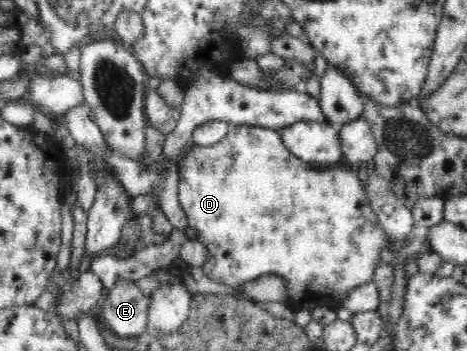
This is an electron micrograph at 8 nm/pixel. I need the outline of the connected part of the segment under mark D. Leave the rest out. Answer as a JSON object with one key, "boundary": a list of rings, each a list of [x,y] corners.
{"boundary":[[[248,125],[230,126],[223,141],[211,147],[194,146],[185,158],[180,158],[177,161],[177,164],[180,176],[177,192],[179,204],[186,214],[188,226],[196,231],[197,239],[200,239],[208,250],[207,260],[202,266],[202,271],[206,274],[206,277],[216,281],[216,283],[239,287],[246,282],[258,280],[262,275],[275,273],[287,283],[287,297],[284,302],[288,303],[288,307],[292,311],[298,312],[306,309],[306,311],[312,312],[319,307],[329,307],[336,311],[341,307],[342,299],[350,291],[354,291],[356,287],[372,284],[374,271],[382,261],[382,249],[391,249],[393,244],[387,237],[387,233],[384,232],[384,228],[380,226],[377,215],[369,204],[369,197],[364,191],[365,186],[358,179],[355,171],[348,167],[340,169],[340,171],[312,171],[305,161],[292,156],[292,153],[288,152],[288,148],[282,143],[278,130],[248,127]]]}

